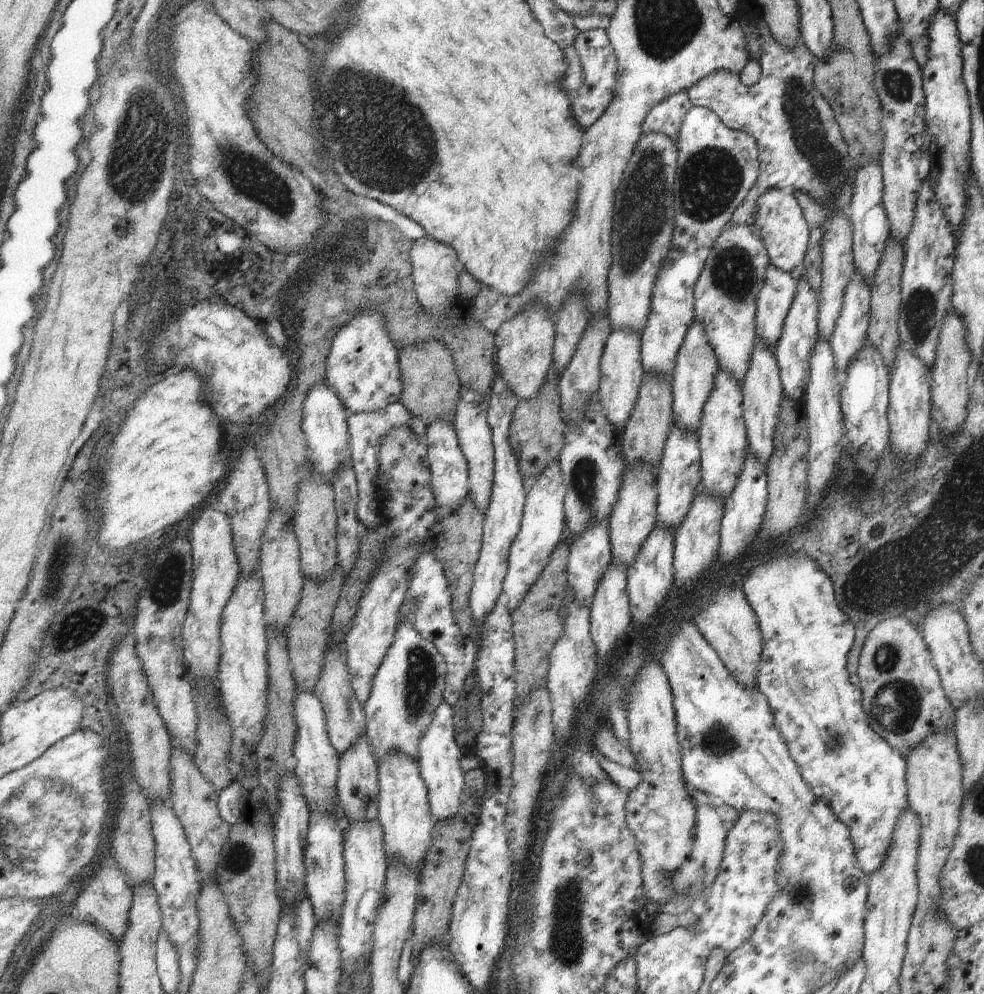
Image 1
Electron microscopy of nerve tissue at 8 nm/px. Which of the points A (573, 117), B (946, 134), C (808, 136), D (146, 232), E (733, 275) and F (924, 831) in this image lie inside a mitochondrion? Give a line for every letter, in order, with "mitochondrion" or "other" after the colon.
A: other
B: other
C: mitochondrion
D: other
E: mitochondrion
F: other

